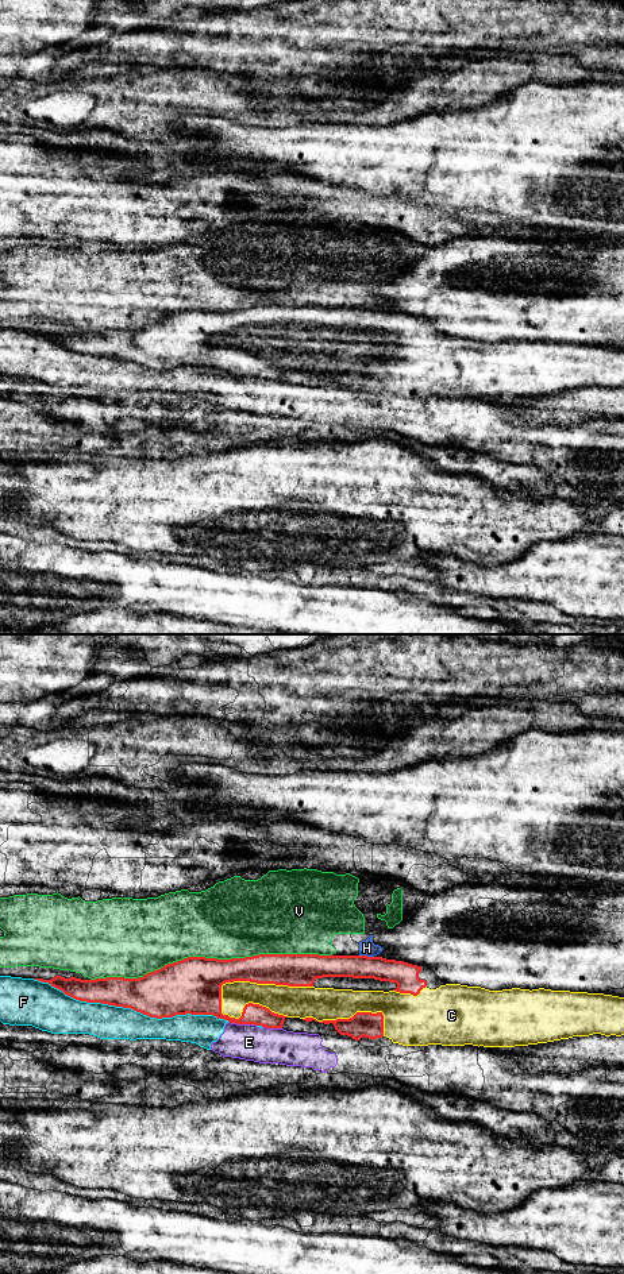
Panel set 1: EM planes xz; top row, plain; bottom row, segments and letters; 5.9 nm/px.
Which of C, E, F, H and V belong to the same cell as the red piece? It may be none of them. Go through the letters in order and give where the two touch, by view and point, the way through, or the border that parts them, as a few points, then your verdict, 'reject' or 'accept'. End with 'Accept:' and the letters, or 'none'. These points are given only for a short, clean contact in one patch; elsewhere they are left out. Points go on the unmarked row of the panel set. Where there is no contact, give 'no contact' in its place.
C: contact xz (253, 334); accept
E: contact xz (242, 375); reject
F: contact xz (131, 361); reject
H: contact xz (366, 308); reject
V: contact xz (211, 311); reject
Accept: C

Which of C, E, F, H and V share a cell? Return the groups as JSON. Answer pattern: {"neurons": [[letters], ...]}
{"neurons": [["C"], ["E", "F"], ["H", "V"]]}

